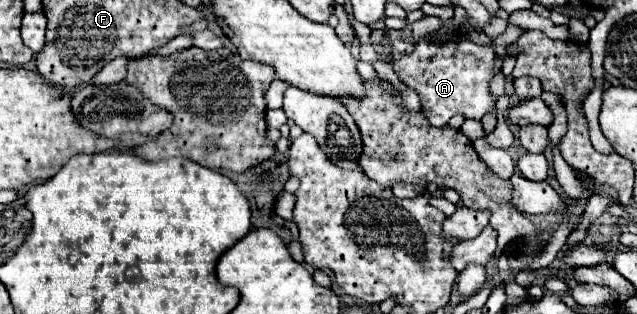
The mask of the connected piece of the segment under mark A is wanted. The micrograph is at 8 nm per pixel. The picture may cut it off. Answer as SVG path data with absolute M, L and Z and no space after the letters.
M453 32L447 42L425 40L415 44L413 52L407 56L395 60L391 54L379 54L379 60L391 64L399 80L421 94L423 114L437 128L445 126L455 114L461 114L469 120L481 120L485 114L497 112L495 96L489 90L489 82L493 78L491 46L479 46L467 40L463 34Z

